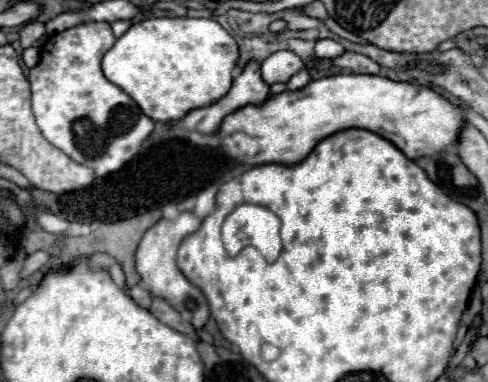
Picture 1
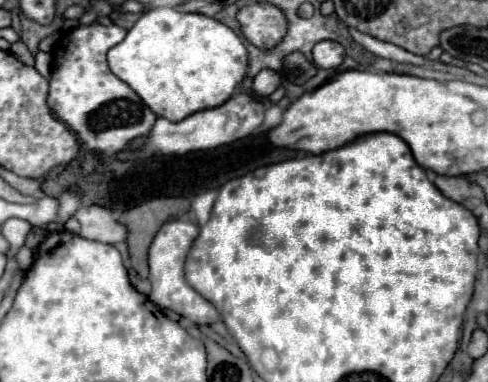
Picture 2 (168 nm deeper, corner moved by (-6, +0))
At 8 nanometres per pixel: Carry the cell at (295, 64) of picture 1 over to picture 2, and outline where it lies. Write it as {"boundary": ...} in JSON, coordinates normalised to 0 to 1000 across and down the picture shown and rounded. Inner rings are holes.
{"boundary":[[[539,181],[523,207],[518,207],[518,249],[523,254],[531,254],[531,259],[543,259],[543,254],[551,254],[568,228],[572,228],[572,217],[576,217],[576,202],[564,191],[564,186],[555,186],[555,181]]]}

